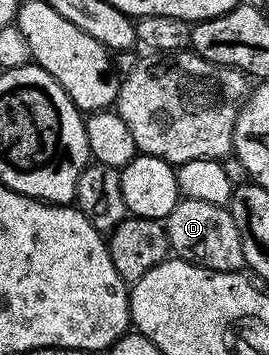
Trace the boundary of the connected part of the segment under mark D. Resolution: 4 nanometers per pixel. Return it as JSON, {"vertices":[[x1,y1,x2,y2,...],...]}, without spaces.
{"vertices":[[181,198,163,221,170,251,184,262,215,272,232,274,246,269,243,240,239,236,239,228,235,224,232,212,226,207,207,204,207,200]]}

